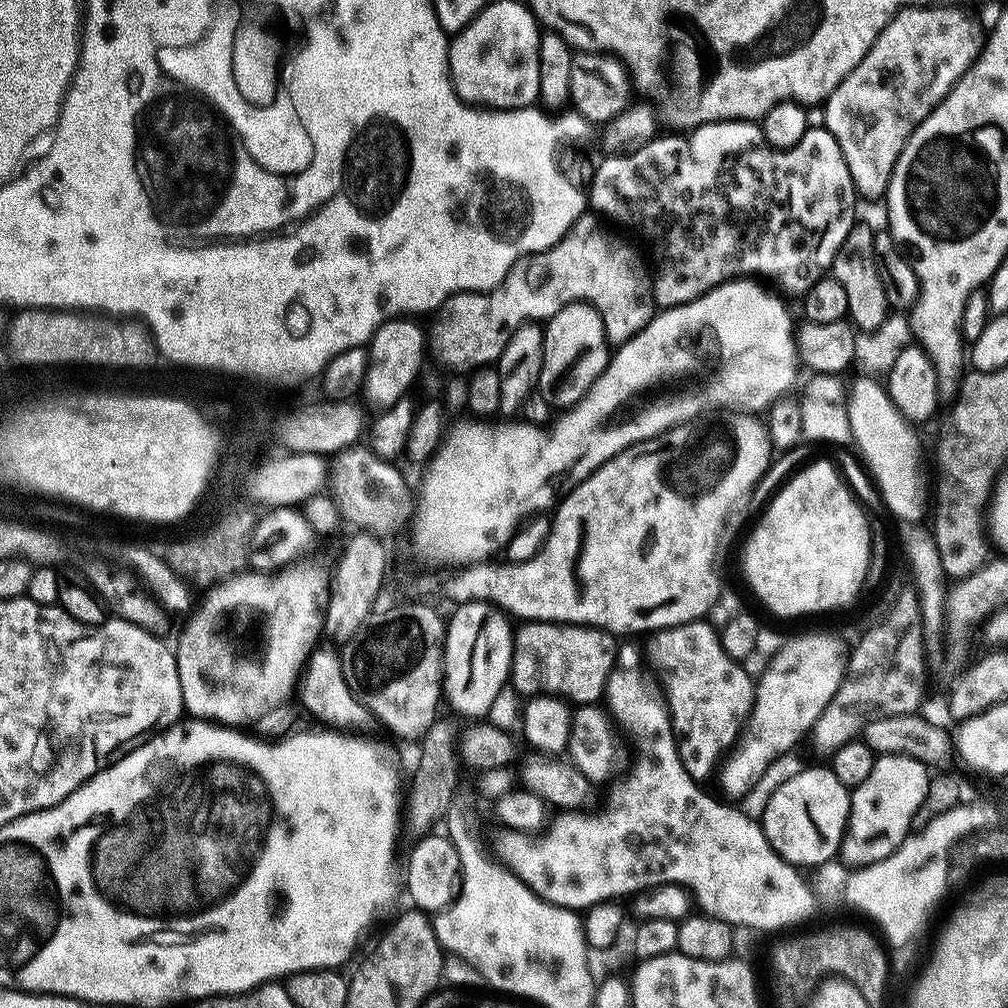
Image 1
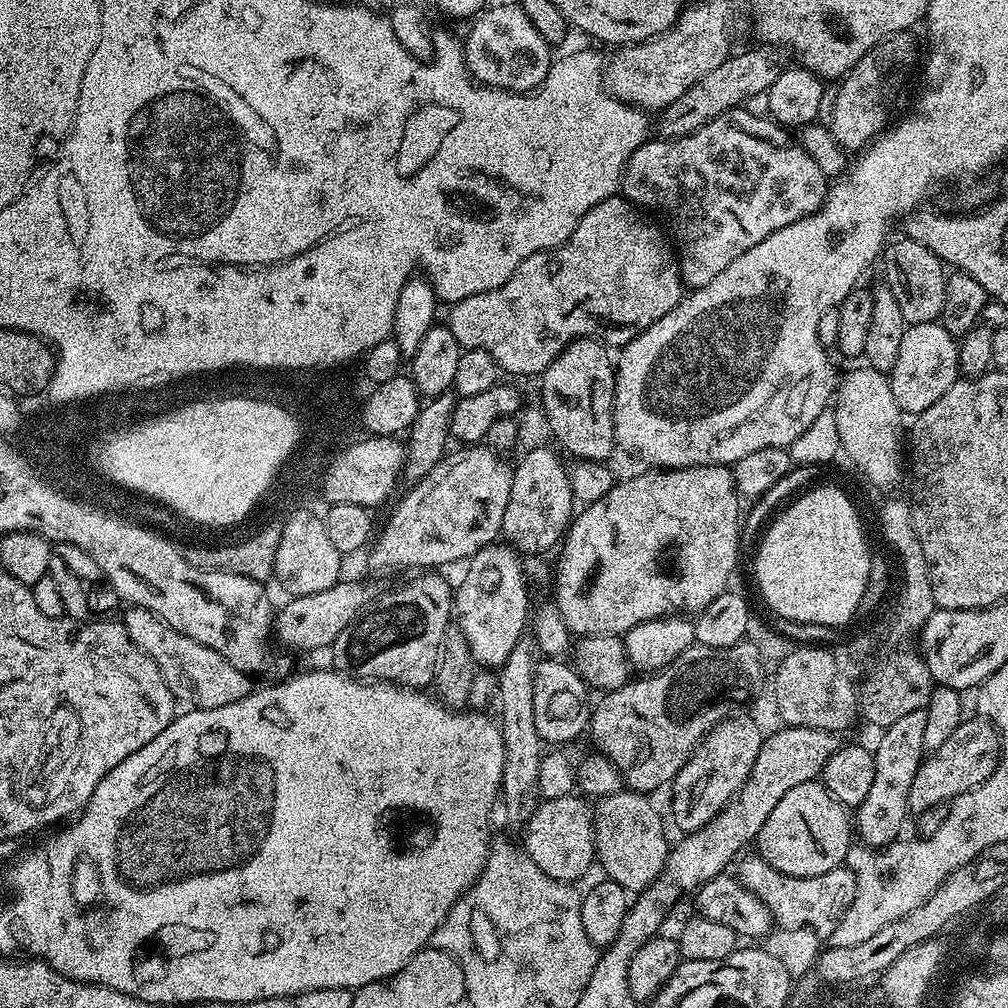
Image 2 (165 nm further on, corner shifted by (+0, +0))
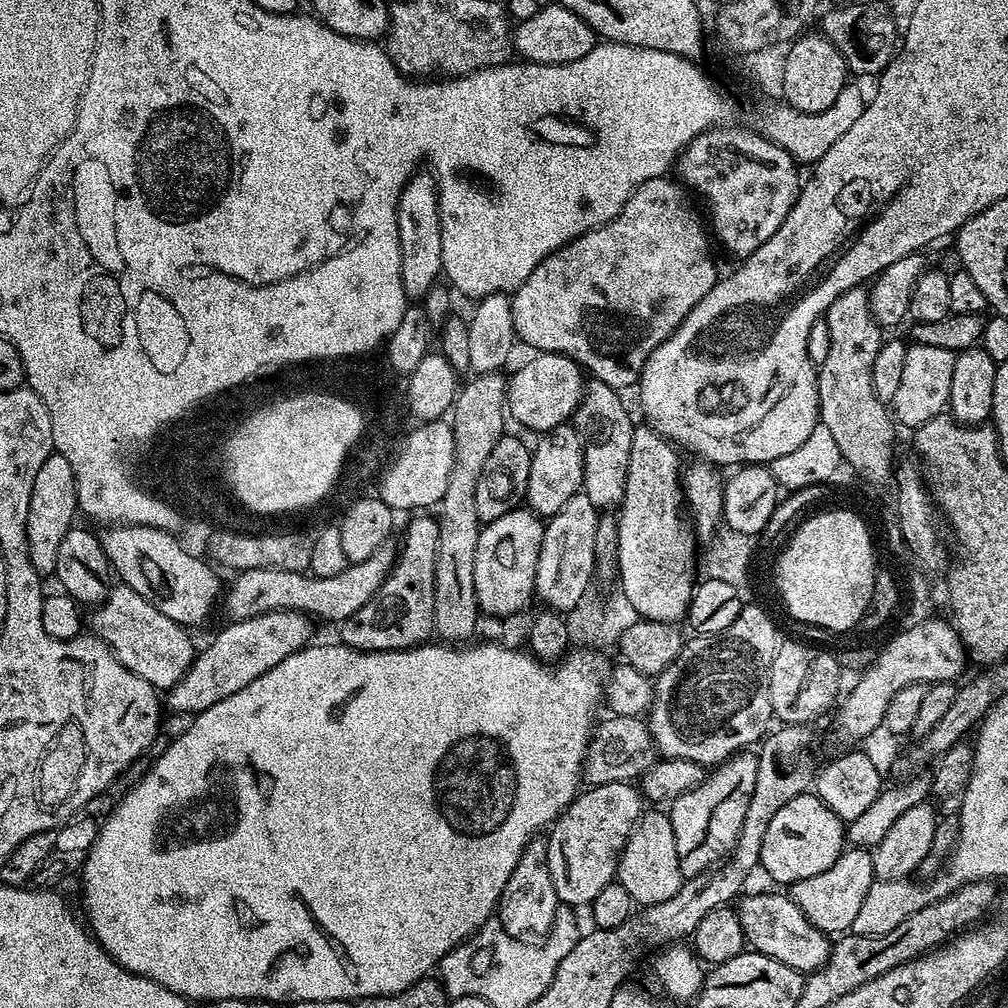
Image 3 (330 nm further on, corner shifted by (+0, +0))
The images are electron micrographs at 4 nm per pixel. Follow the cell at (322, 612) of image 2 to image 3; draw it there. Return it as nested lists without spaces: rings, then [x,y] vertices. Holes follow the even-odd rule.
[[[267,612],[251,616],[245,620],[232,620],[203,649],[197,651],[186,674],[173,688],[167,689],[166,704],[176,712],[195,714],[214,706],[214,702],[222,702],[222,698],[230,698],[230,694],[238,694],[238,690],[246,690],[254,678],[262,678],[266,670],[274,670],[282,658],[290,658],[290,654],[300,652],[309,647],[312,636],[313,621],[302,612]]]

